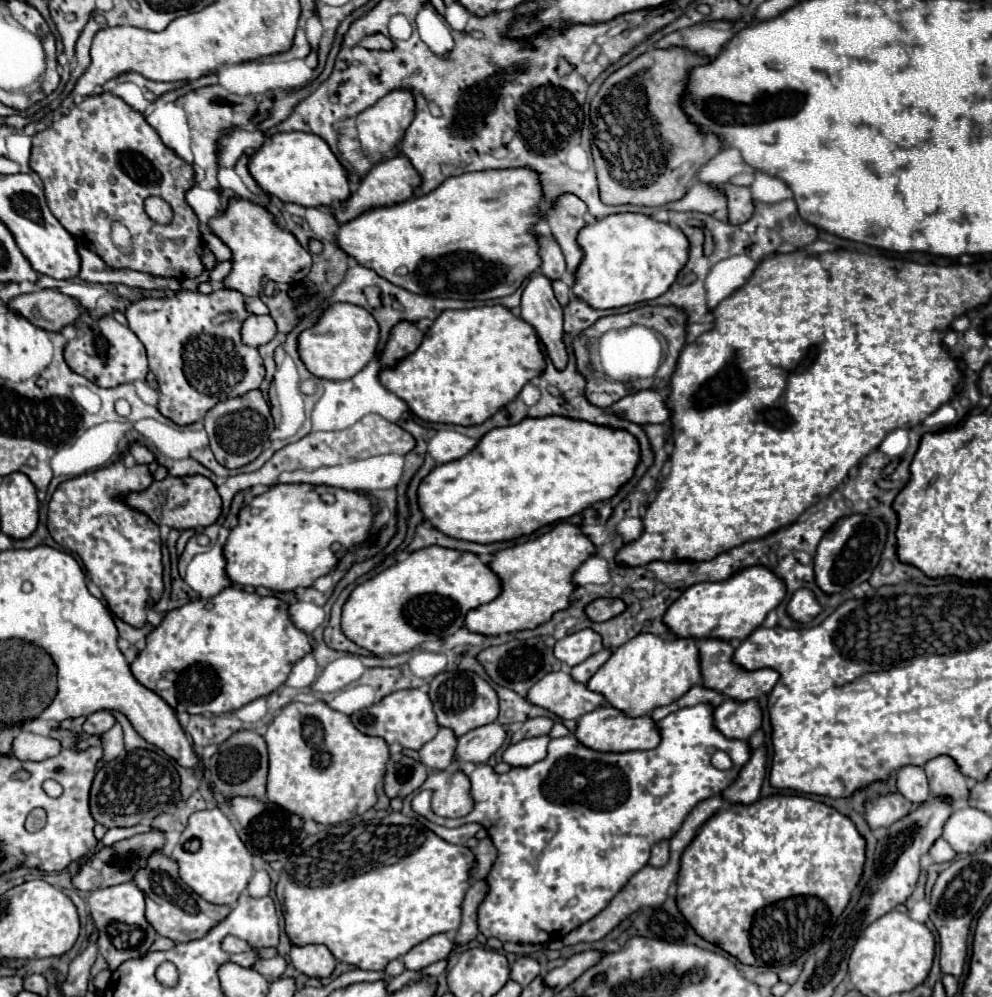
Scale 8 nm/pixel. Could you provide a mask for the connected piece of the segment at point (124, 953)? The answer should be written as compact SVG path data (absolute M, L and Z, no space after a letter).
M126 882L94 890L88 896L88 908L98 934L96 944L100 948L100 954L108 962L110 970L116 970L116 966L120 966L128 958L138 958L148 954L150 944L156 940L156 932L152 930L152 926L148 926L144 918L144 894L136 884Z

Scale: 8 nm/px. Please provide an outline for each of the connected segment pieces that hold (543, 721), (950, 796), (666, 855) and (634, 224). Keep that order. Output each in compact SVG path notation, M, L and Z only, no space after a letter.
M532 718L532 720L526 720L522 724L520 730L516 730L512 734L512 740L510 744L518 744L520 740L526 740L526 738L536 738L536 736L546 736L552 728L552 720L550 718Z
M938 756L926 762L924 772L930 782L930 794L934 798L940 798L944 802L956 804L960 800L968 802L970 788L966 784L966 778L956 768L954 760L948 756Z
M658 842L654 848L652 848L652 856L650 856L650 866L654 868L662 868L666 866L666 862L670 860L670 850L668 850L668 842Z
M646 214L606 216L596 224L584 226L584 230L580 230L578 234L578 242L586 256L584 262L580 262L580 270L576 270L574 292L582 302L590 304L592 308L620 308L620 306L658 298L674 284L680 270L686 266L688 252L690 252L690 242L680 228L666 222L658 222Z

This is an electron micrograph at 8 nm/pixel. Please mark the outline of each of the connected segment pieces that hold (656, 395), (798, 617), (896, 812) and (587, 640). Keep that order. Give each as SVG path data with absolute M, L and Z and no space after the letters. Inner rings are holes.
M640 390L636 394L628 394L616 404L612 404L612 412L626 416L636 424L664 424L672 418L666 396L656 390Z
M802 588L802 590L794 592L794 596L790 598L790 602L786 606L786 612L794 622L808 624L820 614L820 604L816 602L816 598L810 590Z
M890 794L874 800L872 804L866 806L866 822L870 824L872 830L880 826L890 826L892 822L904 818L906 810L910 810L912 802L908 802L902 794Z
M584 628L580 632L568 634L564 638L560 638L554 646L554 656L566 664L566 666L576 666L580 662L584 662L586 658L590 658L592 654L600 652L602 646L602 638L600 634L596 634L590 628Z

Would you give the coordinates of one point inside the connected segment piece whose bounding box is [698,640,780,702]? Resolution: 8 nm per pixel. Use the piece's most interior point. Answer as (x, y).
(719, 673)

